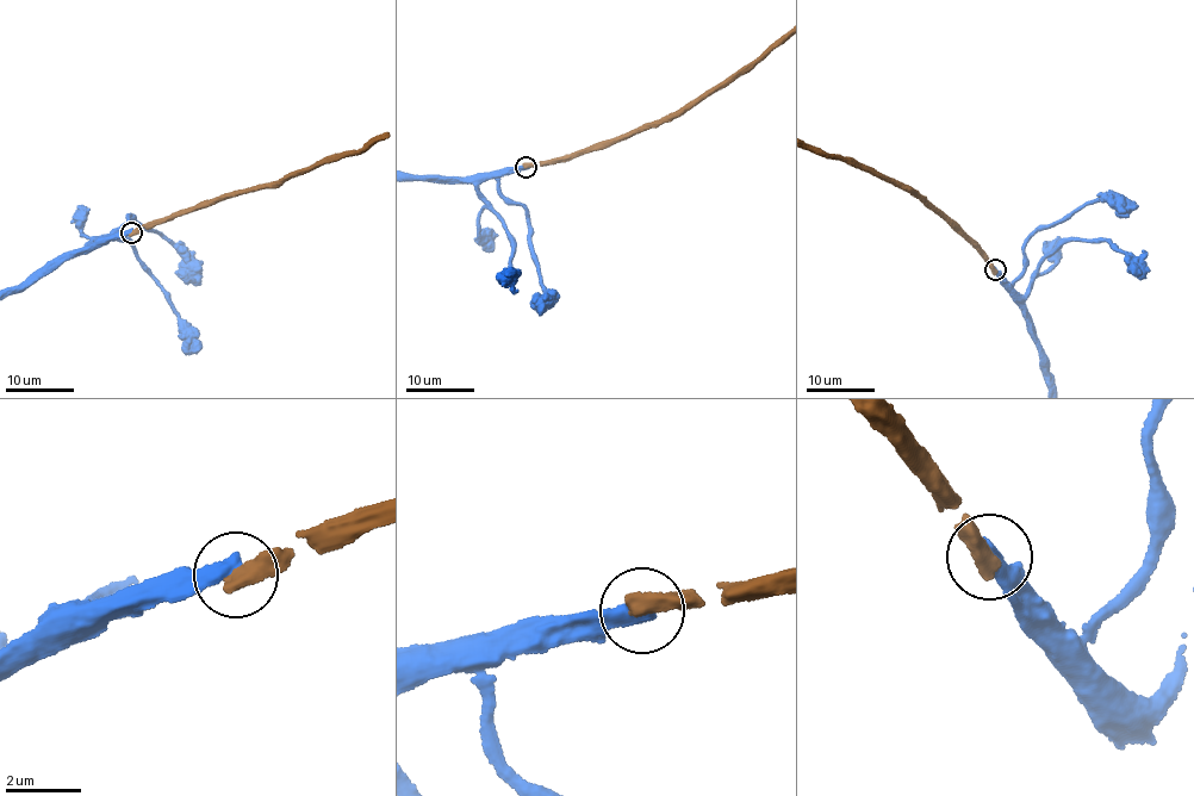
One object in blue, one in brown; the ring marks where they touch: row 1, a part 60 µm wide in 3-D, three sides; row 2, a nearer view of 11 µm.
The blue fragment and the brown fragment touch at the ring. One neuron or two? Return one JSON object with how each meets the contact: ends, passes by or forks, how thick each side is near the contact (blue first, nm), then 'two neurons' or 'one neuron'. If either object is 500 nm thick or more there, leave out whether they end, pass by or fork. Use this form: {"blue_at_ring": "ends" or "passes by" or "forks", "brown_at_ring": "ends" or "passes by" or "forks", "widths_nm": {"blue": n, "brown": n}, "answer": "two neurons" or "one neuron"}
{"widths_nm": {"blue": 460, "brown": 500}, "answer": "two neurons"}

